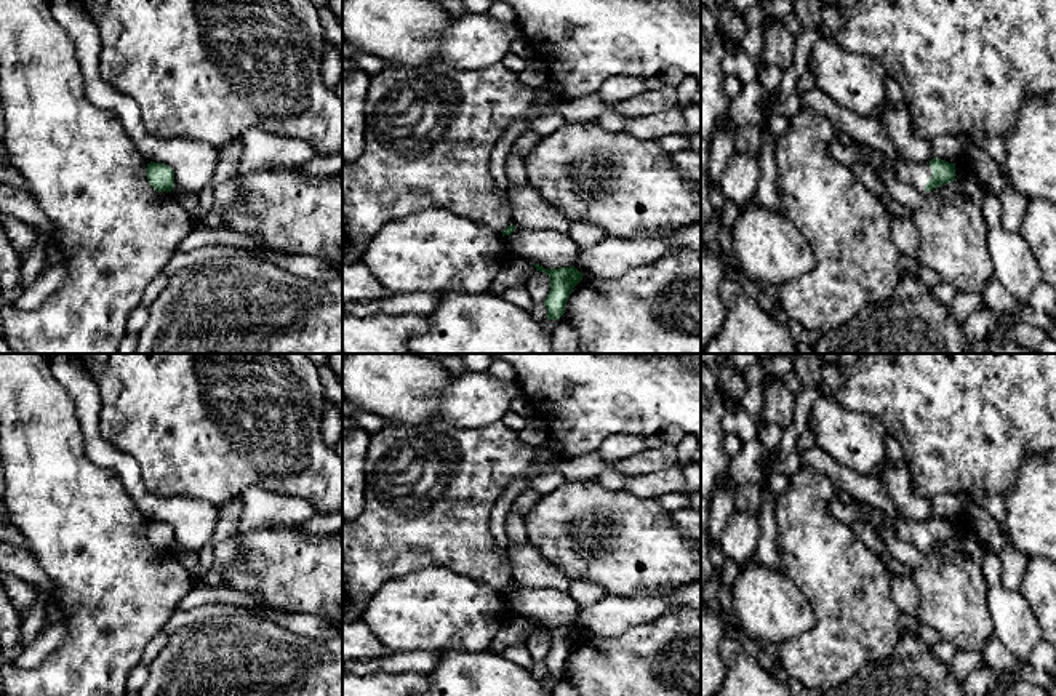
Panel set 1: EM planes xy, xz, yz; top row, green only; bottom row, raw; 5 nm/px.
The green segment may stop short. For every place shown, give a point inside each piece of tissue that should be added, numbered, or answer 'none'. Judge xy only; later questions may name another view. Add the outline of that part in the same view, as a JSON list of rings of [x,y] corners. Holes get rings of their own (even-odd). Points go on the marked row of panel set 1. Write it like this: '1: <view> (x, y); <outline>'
none

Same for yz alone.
1: yz (917, 175); [[[886,158],[885,160],[890,163],[896,176],[902,181],[925,194],[925,186],[930,181],[933,174],[933,168],[930,163],[915,163],[915,162],[901,162],[901,160],[893,160]]]

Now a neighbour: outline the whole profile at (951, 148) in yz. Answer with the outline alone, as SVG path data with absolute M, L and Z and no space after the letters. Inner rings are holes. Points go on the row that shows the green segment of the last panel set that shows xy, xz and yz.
M939 134L931 139L934 157L949 163L962 162L966 146L968 142L957 134Z

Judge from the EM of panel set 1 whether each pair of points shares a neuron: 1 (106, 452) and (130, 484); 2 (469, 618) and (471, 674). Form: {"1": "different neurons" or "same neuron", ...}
{"1": "same neuron", "2": "different neurons"}

